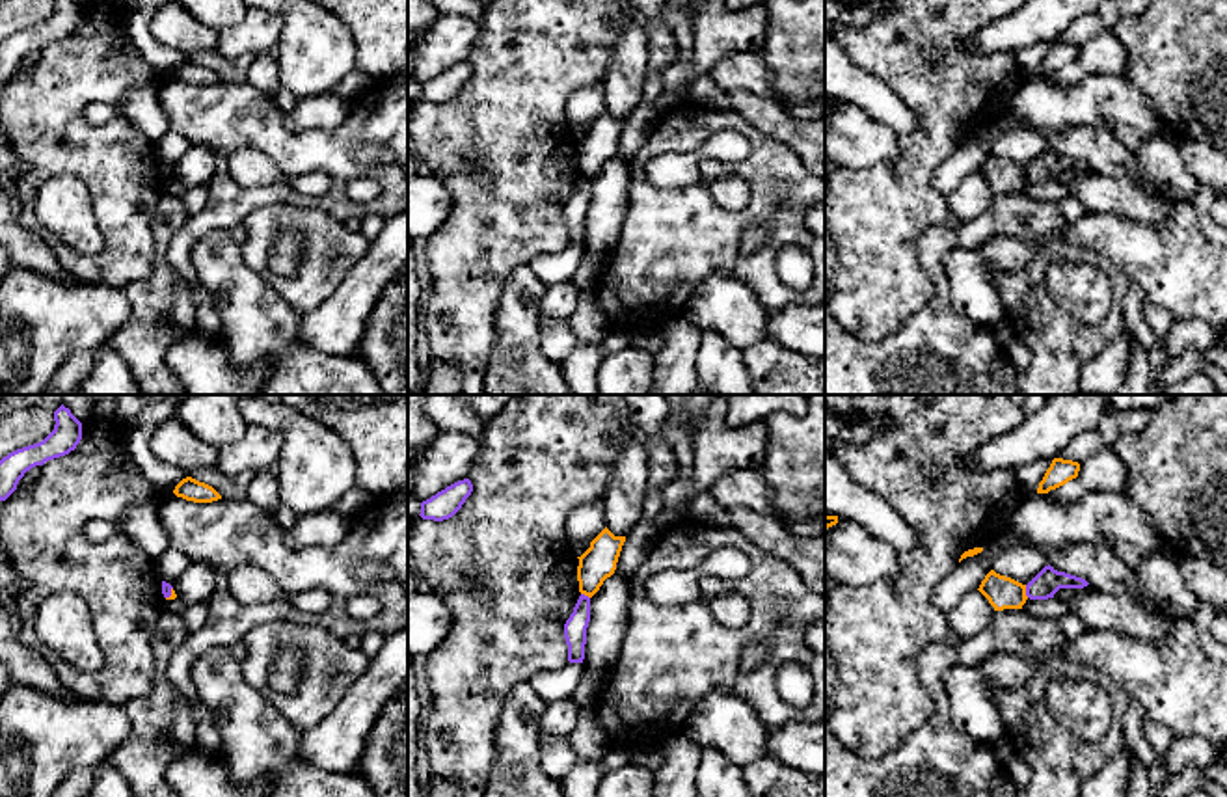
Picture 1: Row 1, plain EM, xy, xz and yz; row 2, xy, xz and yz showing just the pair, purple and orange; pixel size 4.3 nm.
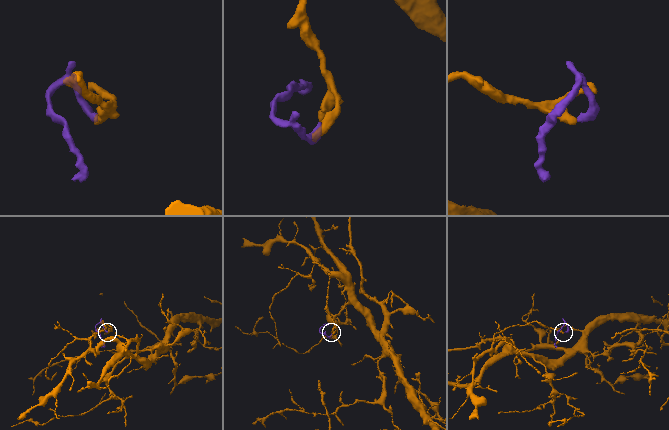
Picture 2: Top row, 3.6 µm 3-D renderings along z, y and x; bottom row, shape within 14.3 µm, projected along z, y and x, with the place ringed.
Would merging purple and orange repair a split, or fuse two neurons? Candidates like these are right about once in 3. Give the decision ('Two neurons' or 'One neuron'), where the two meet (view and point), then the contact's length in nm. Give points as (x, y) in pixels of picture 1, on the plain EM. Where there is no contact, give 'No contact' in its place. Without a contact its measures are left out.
Two neurons. Touches purple at yz (1026, 174). Shared border 60 nm

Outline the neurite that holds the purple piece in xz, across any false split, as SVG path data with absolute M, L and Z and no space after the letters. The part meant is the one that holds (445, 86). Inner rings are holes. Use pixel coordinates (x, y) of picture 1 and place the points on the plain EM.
M469 61L458 63L445 73L438 74L430 82L421 86L421 101L423 102L434 102L443 104L452 101L465 82L471 78L473 67Z

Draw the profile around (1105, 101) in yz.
M1091 73L1072 86L1026 76L1004 119L1041 136L1076 127L1104 134L1128 128L1143 142L1154 138L1162 125L1149 101L1119 73Z

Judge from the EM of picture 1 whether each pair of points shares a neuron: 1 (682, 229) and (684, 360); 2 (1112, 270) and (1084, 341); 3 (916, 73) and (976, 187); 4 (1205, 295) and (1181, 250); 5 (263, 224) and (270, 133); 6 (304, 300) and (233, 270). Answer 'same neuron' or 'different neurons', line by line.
1: different neurons
2: same neuron
3: different neurons
4: same neuron
5: different neurons
6: different neurons

